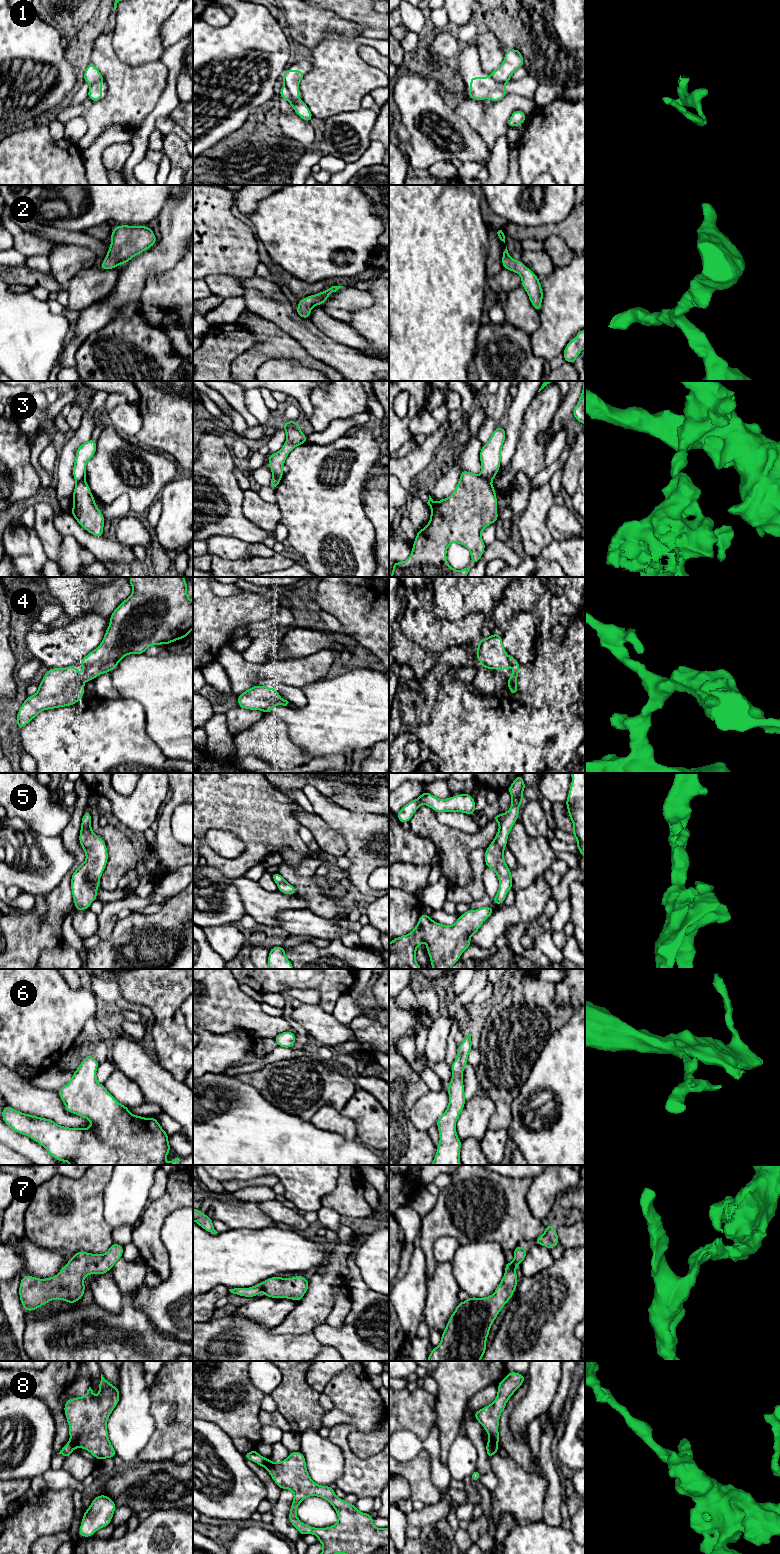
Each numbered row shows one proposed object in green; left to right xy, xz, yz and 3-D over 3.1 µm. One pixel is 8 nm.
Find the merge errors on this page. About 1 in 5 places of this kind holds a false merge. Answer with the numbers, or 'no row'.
1, 3, 8

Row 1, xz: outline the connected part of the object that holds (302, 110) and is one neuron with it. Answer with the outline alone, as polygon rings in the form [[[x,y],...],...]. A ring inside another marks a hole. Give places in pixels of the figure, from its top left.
[[[285,85],[281,88],[279,96],[286,99],[295,110],[296,114],[303,120],[309,122],[313,118],[309,107],[303,102],[302,99],[298,99],[296,101],[292,100],[290,92]]]

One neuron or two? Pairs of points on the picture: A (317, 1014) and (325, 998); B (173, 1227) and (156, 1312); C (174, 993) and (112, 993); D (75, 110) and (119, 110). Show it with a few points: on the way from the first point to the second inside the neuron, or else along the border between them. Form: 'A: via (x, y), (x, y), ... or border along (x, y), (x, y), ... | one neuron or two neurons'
A: border along (319, 1004), (331, 1013) | two neurons
B: via (178, 1248), (178, 1283), (170, 1291) | one neuron
C: border along (106, 979), (111, 979), (117, 984), (122, 998) | two neurons
D: border along (85, 110), (81, 115) | two neurons

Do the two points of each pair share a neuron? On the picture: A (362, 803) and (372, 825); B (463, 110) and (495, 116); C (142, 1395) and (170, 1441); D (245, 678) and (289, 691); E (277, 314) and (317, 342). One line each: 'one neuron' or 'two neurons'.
A: two neurons
B: one neuron
C: two neurons
D: two neurons
E: one neuron

